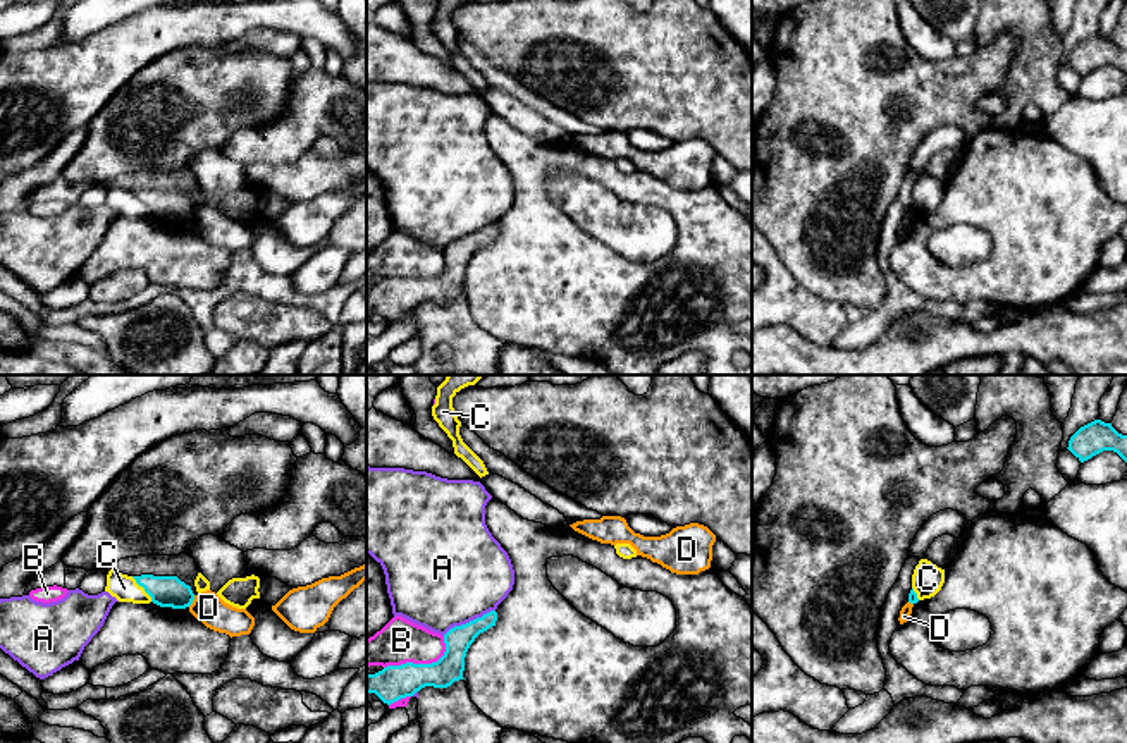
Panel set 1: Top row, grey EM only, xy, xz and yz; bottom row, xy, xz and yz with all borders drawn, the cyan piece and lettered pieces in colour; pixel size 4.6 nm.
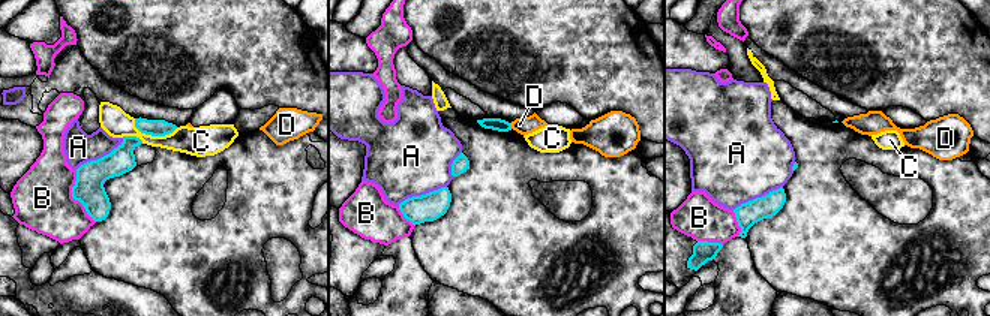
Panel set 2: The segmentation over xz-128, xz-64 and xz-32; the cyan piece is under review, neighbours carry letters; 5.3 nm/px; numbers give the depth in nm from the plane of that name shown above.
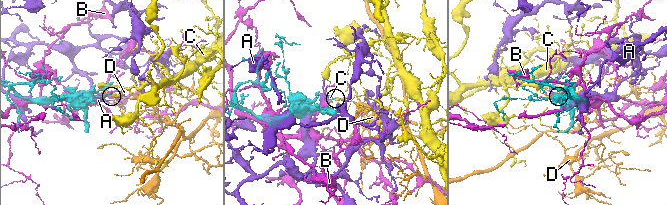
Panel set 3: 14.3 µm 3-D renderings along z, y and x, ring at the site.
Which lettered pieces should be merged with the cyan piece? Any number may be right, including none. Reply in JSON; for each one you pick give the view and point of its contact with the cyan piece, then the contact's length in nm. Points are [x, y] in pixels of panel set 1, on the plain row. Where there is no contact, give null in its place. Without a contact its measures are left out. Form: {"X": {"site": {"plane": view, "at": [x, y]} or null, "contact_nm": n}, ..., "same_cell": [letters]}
{"same_cell": []}

